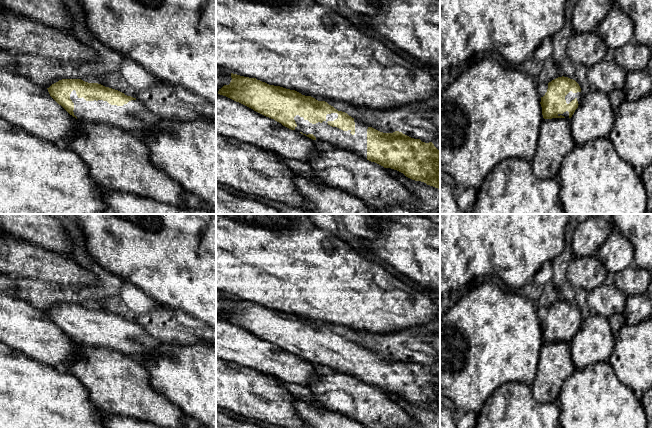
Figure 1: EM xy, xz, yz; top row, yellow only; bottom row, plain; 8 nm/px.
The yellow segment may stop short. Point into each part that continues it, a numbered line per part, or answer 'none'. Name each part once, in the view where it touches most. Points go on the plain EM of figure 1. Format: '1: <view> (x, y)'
1: xz (357, 367)

